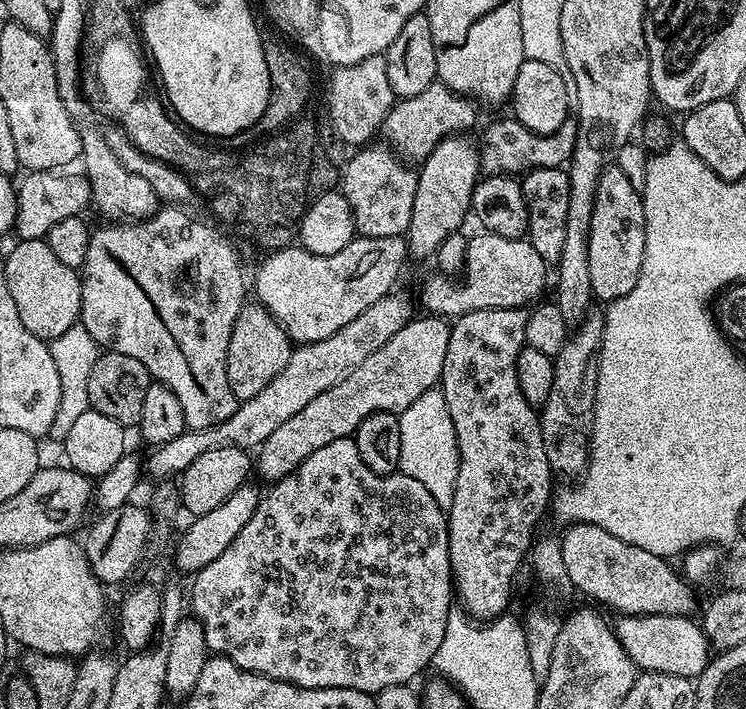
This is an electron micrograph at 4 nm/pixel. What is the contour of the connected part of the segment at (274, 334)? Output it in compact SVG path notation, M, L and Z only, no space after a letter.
M259 302L245 303L234 322L234 330L230 334L230 346L226 358L226 374L230 382L230 390L237 401L249 400L262 390L290 362L290 354L294 347L280 325Z

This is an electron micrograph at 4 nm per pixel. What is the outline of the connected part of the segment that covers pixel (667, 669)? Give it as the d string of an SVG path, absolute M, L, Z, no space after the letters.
M625 616L615 621L616 637L637 669L697 678L710 659L710 645L701 625L687 616Z

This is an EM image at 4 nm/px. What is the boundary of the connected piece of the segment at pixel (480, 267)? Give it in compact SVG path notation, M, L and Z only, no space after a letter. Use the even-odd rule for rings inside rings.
M481 231L479 235L469 239L462 265L464 277L461 280L452 280L456 278L448 274L435 274L425 282L420 292L425 313L455 318L474 310L523 308L541 299L546 265L542 258L538 258L538 250L530 246L528 239L502 238L486 231Z

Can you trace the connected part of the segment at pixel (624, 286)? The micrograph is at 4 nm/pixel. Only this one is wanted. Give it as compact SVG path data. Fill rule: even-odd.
M617 166L604 169L598 182L596 201L594 202L594 218L590 222L588 249L590 250L590 286L593 297L597 301L611 302L630 294L634 290L634 282L638 282L638 274L642 270L642 258L646 250L646 222L644 221L644 198L639 187L632 185L632 180Z

